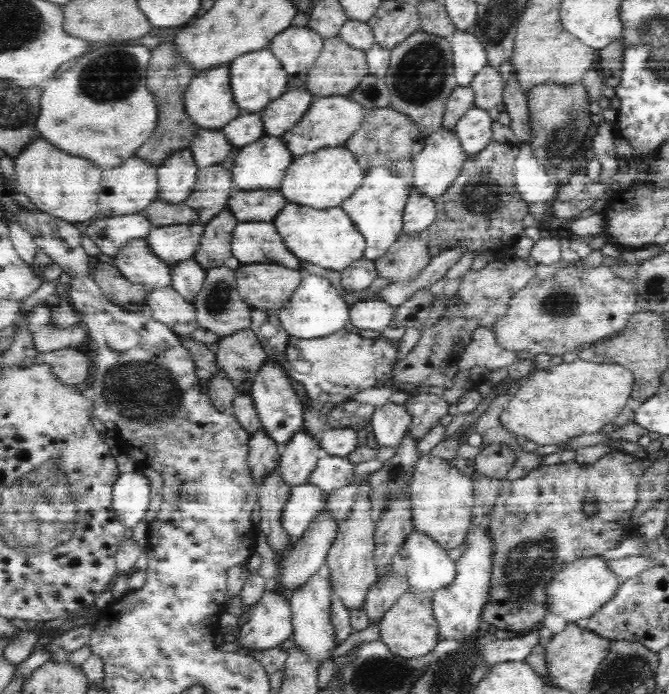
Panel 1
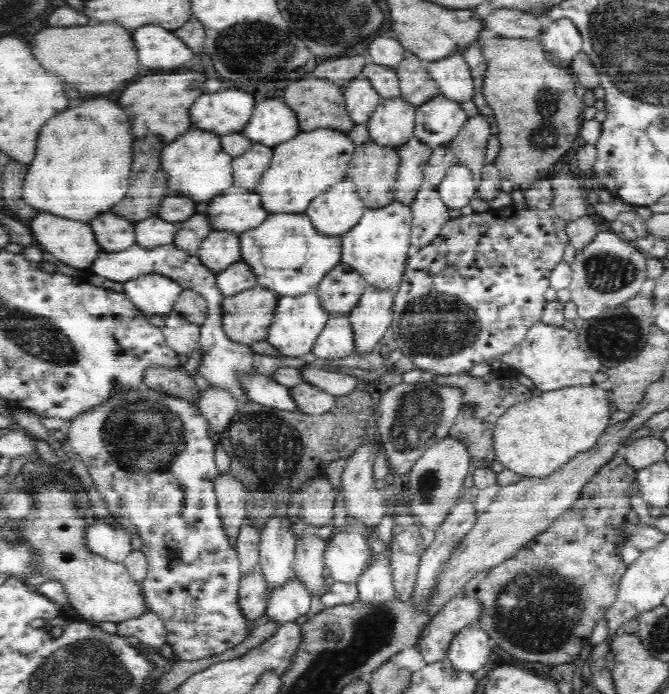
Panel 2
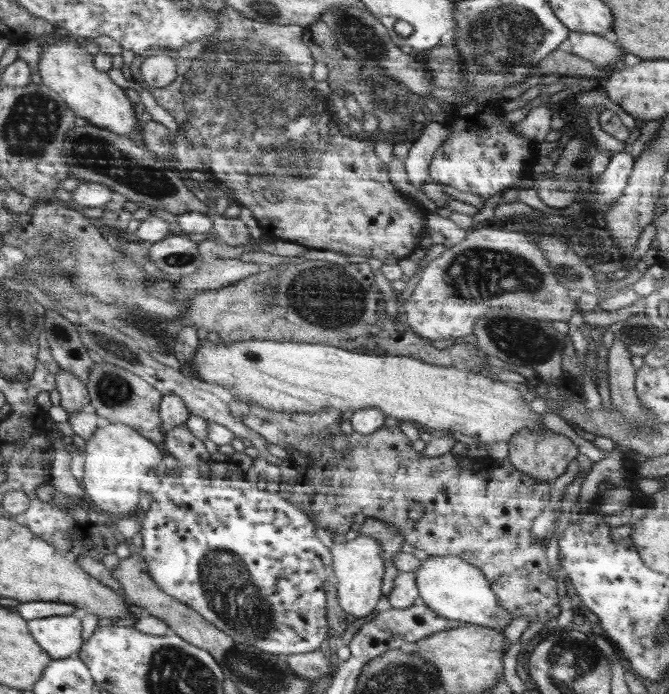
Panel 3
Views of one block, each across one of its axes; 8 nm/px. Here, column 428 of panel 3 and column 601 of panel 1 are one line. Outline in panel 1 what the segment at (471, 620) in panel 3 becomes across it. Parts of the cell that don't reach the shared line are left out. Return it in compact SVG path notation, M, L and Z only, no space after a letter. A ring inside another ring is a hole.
M594 556L580 558L564 569L558 570L548 582L546 593L546 604L549 612L564 617L569 623L575 623L580 618L590 618L614 598L621 586L616 574L610 569L609 562Z

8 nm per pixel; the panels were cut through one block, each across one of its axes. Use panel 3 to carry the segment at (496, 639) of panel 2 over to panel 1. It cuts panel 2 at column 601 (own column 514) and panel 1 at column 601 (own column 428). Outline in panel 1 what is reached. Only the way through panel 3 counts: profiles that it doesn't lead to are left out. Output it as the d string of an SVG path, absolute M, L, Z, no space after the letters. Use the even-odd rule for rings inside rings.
M612 451L593 463L580 464L571 461L539 466L526 476L503 482L495 505L488 514L488 533L492 534L492 561L489 600L484 608L482 620L496 626L498 630L514 630L523 634L544 622L549 612L546 604L548 582L558 570L564 569L580 558L602 555L606 550L619 546L625 533L636 532L636 522L630 520L631 512L638 498L638 484L646 468L642 467L644 458L630 455L624 451ZM592 502L598 509L595 516L584 513L584 504Z

